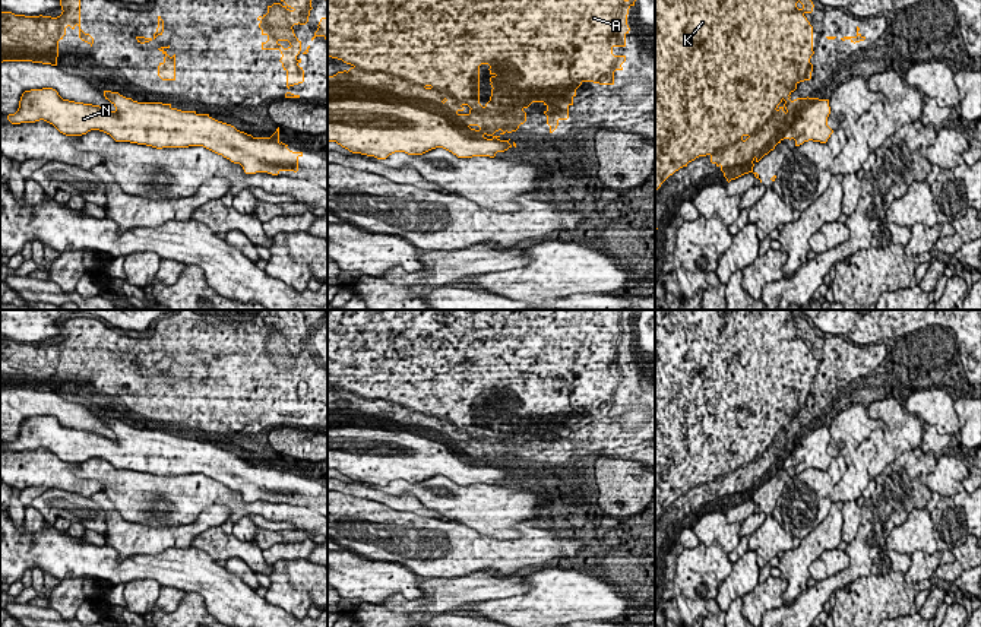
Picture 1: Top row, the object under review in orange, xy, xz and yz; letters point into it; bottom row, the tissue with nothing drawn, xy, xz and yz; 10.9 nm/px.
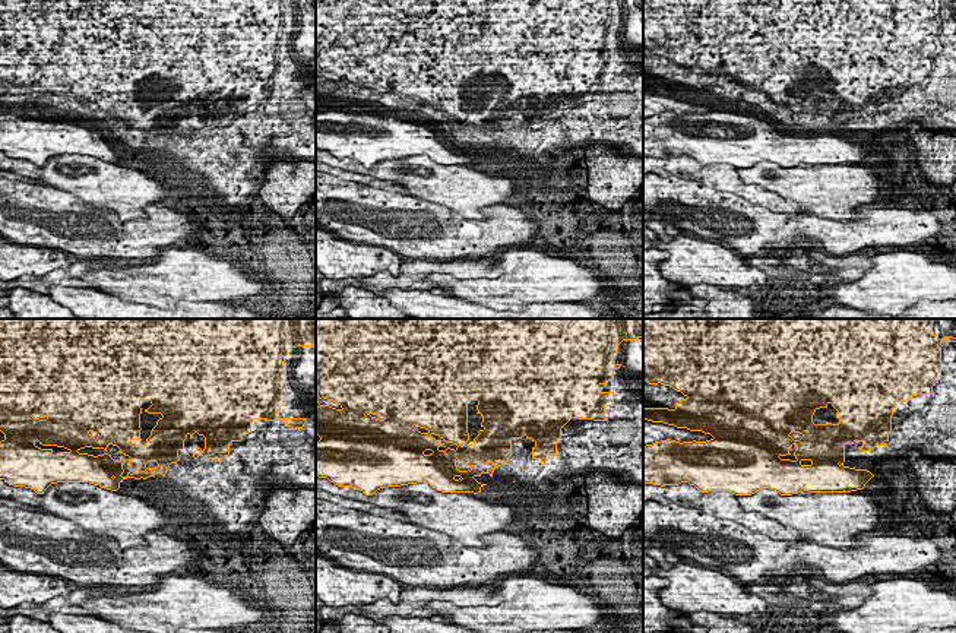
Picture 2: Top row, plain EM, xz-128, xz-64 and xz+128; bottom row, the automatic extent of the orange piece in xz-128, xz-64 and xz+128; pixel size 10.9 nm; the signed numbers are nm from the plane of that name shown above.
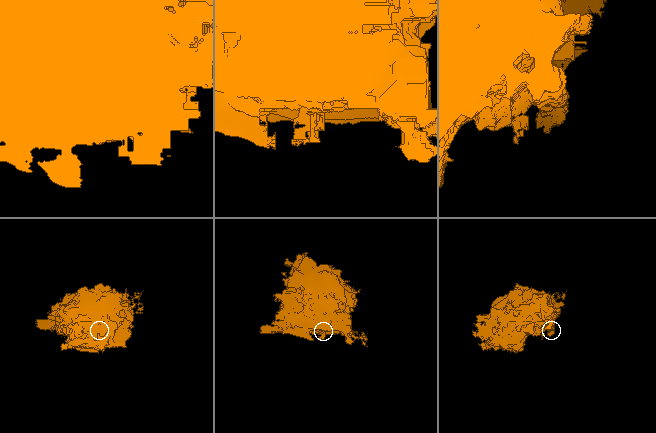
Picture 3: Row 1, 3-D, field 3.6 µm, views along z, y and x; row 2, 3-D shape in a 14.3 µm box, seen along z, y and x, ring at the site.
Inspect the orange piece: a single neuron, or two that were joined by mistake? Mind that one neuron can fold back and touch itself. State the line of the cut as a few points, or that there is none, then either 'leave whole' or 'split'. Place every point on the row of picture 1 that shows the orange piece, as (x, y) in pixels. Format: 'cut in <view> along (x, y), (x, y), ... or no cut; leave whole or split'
cut in xz along (328, 101), (410, 104), (442, 114), (465, 135), (486, 138); split

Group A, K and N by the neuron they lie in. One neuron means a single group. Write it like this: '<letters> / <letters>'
A K / N

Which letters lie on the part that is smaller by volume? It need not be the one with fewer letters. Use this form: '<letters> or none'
N

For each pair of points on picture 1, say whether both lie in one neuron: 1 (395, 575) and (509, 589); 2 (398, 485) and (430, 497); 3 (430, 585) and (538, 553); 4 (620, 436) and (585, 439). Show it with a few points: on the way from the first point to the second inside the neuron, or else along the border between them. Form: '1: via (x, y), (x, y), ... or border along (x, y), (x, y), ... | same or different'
1: border along (389, 595), (399, 594), (408, 599), (430, 595) | different
2: via (405, 487), (423, 491) | same
3: border along (468, 573), (426, 579) | different
4: via (611, 436), (594, 436) | same

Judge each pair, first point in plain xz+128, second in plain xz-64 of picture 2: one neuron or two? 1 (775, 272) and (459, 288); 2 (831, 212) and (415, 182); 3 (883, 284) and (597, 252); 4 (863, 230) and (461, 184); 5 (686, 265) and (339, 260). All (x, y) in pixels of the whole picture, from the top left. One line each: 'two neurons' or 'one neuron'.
1: two neurons
2: one neuron
3: two neurons
4: two neurons
5: one neuron

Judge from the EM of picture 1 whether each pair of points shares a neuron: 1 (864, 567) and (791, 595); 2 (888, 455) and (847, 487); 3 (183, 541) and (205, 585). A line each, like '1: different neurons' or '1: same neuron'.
1: different neurons
2: different neurons
3: different neurons

